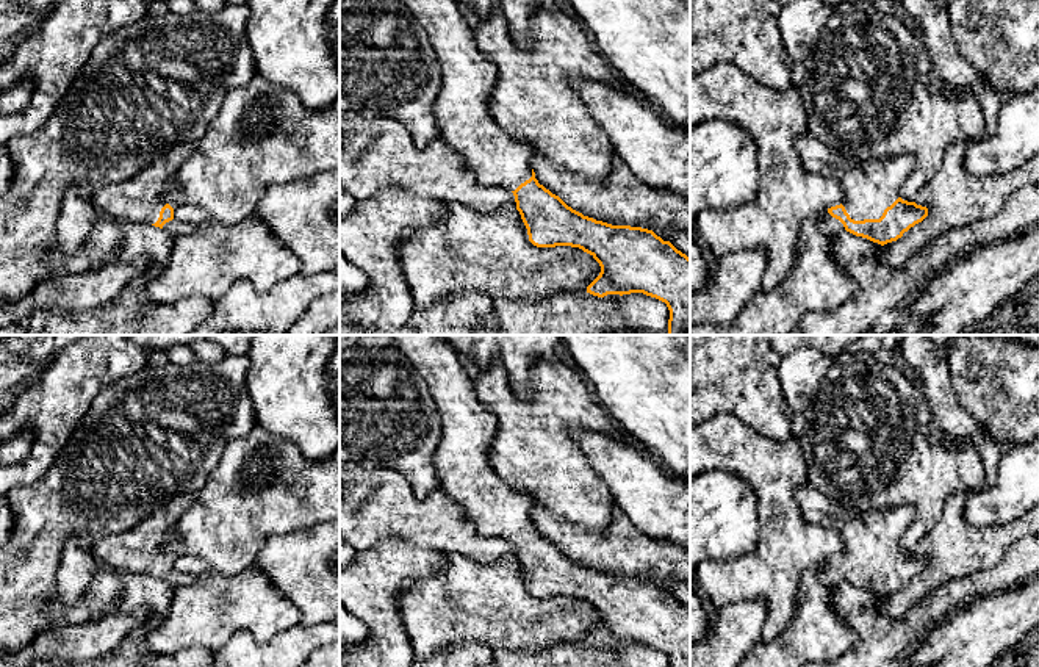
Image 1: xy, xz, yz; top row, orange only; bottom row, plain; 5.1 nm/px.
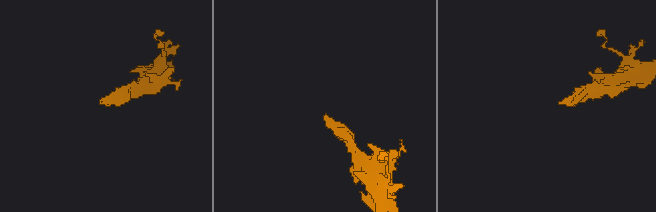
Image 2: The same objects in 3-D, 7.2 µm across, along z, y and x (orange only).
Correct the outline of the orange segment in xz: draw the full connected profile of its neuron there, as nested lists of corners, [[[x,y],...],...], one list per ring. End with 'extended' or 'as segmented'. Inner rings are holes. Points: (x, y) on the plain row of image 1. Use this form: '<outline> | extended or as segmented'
[[[393,335],[394,346],[413,363],[424,379],[441,415],[443,434],[433,454],[440,487],[465,510],[482,537],[501,537],[515,546],[516,561],[527,579],[529,592],[537,598],[571,597],[590,604],[601,617],[599,626],[587,637],[587,644],[607,645],[643,644],[667,654],[670,667],[690,667],[690,609],[653,581],[631,576],[612,576],[568,557],[535,529],[532,520],[534,498],[504,482],[488,462],[488,449],[498,431],[498,418],[488,412],[476,393],[473,379],[458,360],[454,346],[444,335]]] | extended

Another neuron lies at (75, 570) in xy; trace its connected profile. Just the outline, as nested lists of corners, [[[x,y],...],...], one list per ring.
[[[67,537],[56,573],[56,600],[63,606],[72,608],[88,589],[100,565],[99,559],[80,546],[77,537]]]

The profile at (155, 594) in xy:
[[[120,571],[120,578],[122,600],[113,614],[127,614],[135,608],[146,606],[150,609],[150,617],[144,626],[150,629],[160,626],[169,612],[175,587],[152,575]]]

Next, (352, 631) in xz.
[[[340,603],[340,651],[349,647],[365,645],[368,639],[368,626]]]

